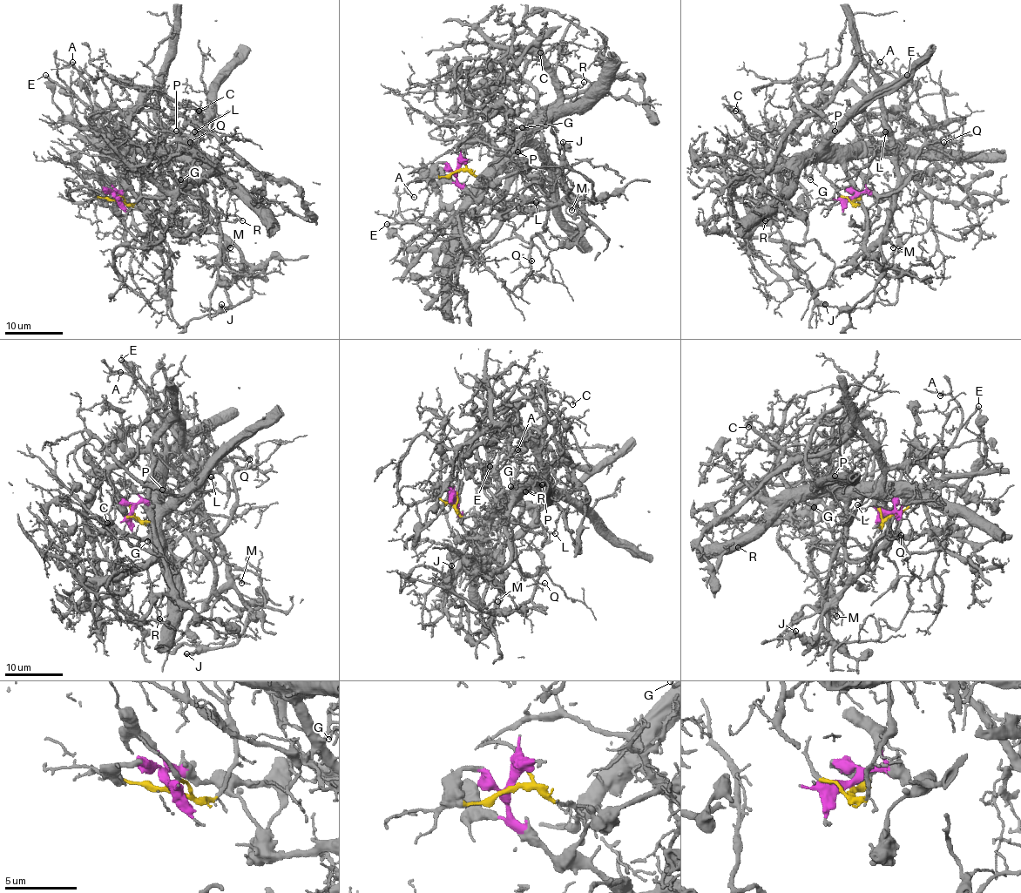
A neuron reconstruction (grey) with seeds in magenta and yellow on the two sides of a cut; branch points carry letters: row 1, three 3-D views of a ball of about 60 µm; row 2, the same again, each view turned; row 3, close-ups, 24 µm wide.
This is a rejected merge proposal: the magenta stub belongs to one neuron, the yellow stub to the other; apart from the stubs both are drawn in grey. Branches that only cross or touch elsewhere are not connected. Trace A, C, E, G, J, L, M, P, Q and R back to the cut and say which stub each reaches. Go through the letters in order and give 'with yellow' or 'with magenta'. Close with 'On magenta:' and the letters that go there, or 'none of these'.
A: with yellow
C: with yellow
E: with yellow
G: with yellow
J: with magenta
L: with magenta
M: with magenta
P: with yellow
Q: with yellow
R: with yellow
On magenta: J, L, M

